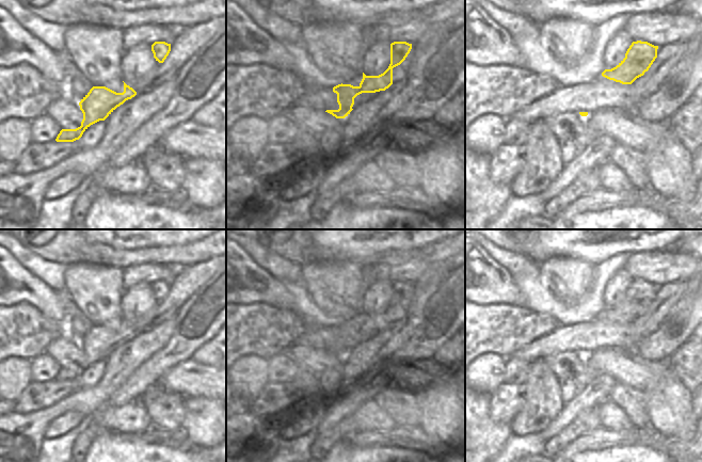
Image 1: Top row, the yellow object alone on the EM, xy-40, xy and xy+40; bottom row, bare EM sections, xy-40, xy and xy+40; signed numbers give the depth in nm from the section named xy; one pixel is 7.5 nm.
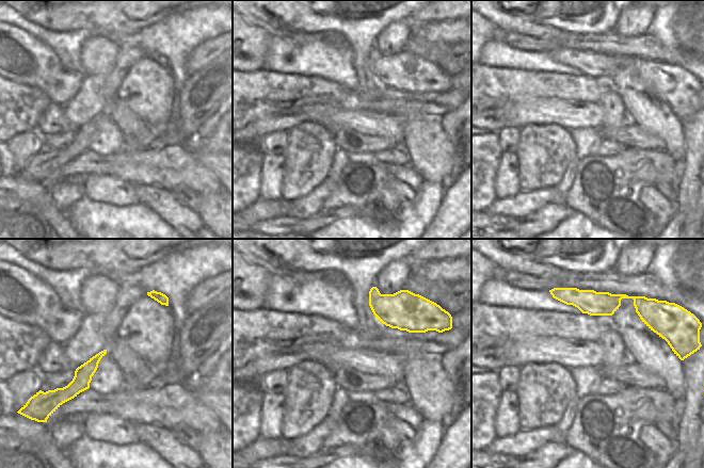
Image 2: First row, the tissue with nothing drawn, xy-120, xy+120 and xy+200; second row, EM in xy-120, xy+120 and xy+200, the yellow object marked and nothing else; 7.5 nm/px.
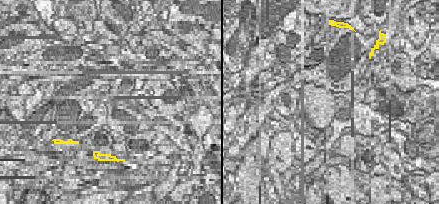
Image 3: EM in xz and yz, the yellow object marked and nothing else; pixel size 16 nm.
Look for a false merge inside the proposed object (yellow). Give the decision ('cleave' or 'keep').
cleave

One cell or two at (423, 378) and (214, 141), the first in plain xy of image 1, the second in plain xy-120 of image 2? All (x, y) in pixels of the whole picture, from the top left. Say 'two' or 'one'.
two

